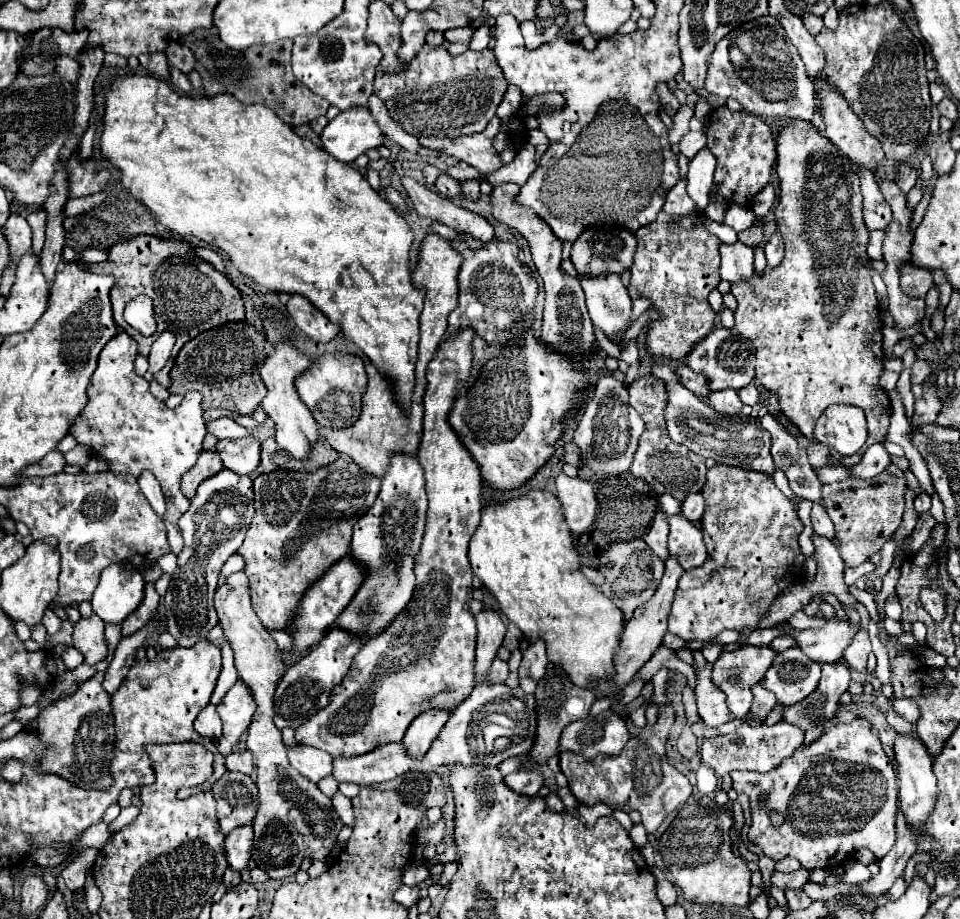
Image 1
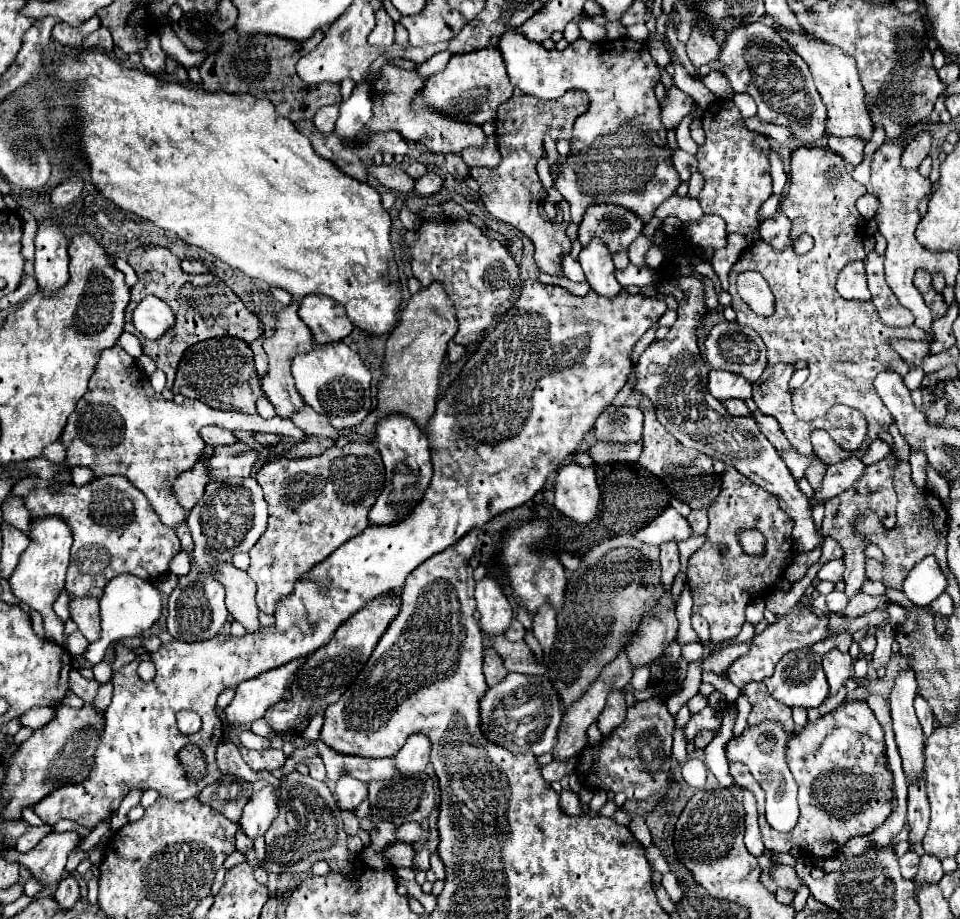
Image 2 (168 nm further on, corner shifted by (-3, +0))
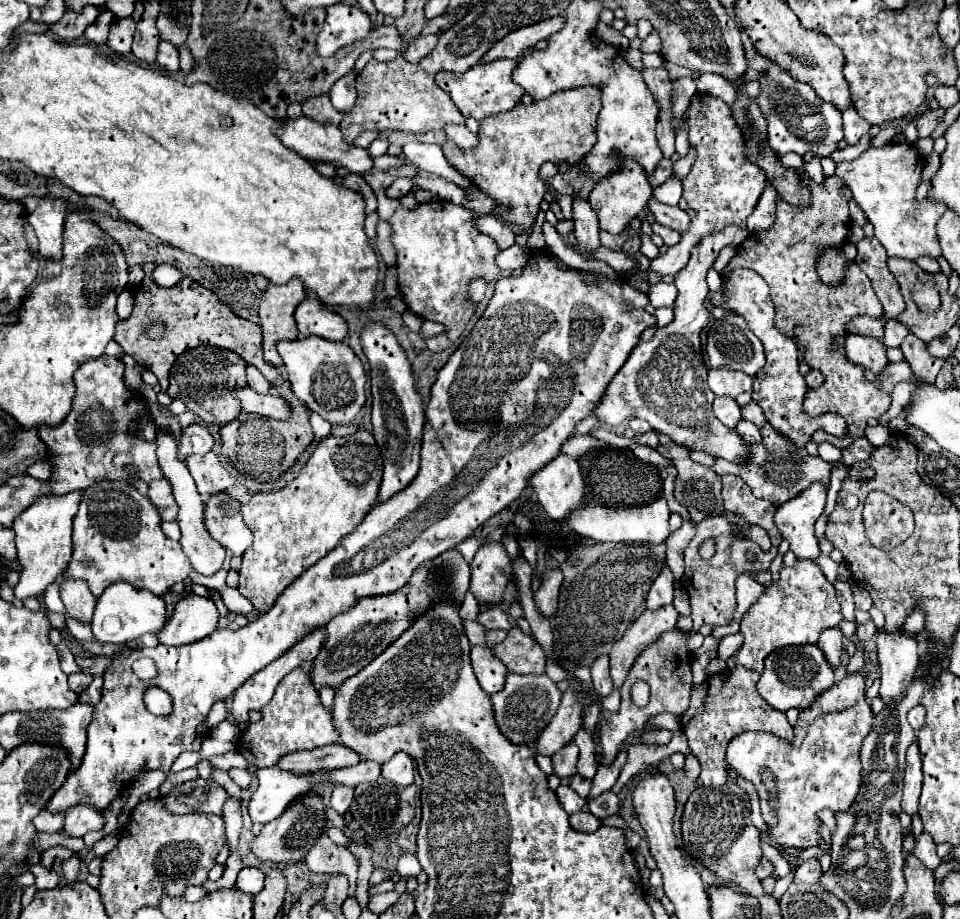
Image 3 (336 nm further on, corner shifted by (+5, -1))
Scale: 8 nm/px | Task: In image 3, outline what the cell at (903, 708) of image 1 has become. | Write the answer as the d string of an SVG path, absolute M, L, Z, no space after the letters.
M917 705L909 711L909 723L915 731L919 731L923 727L923 723L925 723L925 707L923 705Z

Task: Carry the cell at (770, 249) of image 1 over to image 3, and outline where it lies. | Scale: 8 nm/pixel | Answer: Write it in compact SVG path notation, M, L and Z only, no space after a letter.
M767 183L765 193L761 193L761 201L757 203L757 209L749 215L749 221L747 221L747 229L751 233L769 229L773 225L773 221L775 221L775 203L777 203L777 191L773 189L773 185Z

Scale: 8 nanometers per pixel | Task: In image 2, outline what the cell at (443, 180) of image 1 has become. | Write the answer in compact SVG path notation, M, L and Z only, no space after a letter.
M429 172L429 174L425 174L425 176L421 176L421 178L417 180L415 192L429 196L429 194L439 192L441 188L443 188L443 178L441 178L439 174L435 174L435 172Z

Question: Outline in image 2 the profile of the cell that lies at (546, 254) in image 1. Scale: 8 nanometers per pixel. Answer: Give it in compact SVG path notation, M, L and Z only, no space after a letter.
M569 90L561 98L541 100L529 94L511 96L505 104L501 104L497 114L497 144L503 156L497 168L471 168L473 178L487 178L481 182L479 196L487 208L487 212L517 230L521 230L535 244L535 262L541 272L563 278L561 276L561 260L571 252L571 242L565 234L565 224L543 220L539 216L539 200L543 192L543 184L537 176L537 160L543 156L543 134L551 134L553 140L563 138L571 140L573 122L579 114L583 114L589 106L589 98L581 90Z

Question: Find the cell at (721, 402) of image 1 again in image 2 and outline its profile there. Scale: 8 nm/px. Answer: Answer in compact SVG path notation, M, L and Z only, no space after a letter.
M725 400L725 410L731 414L731 416L747 416L749 410L745 406L743 400Z

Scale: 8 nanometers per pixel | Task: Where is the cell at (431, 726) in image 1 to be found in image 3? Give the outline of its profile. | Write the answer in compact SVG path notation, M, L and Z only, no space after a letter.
M397 753L387 763L383 763L381 775L395 785L407 787L413 783L413 759L407 753Z

